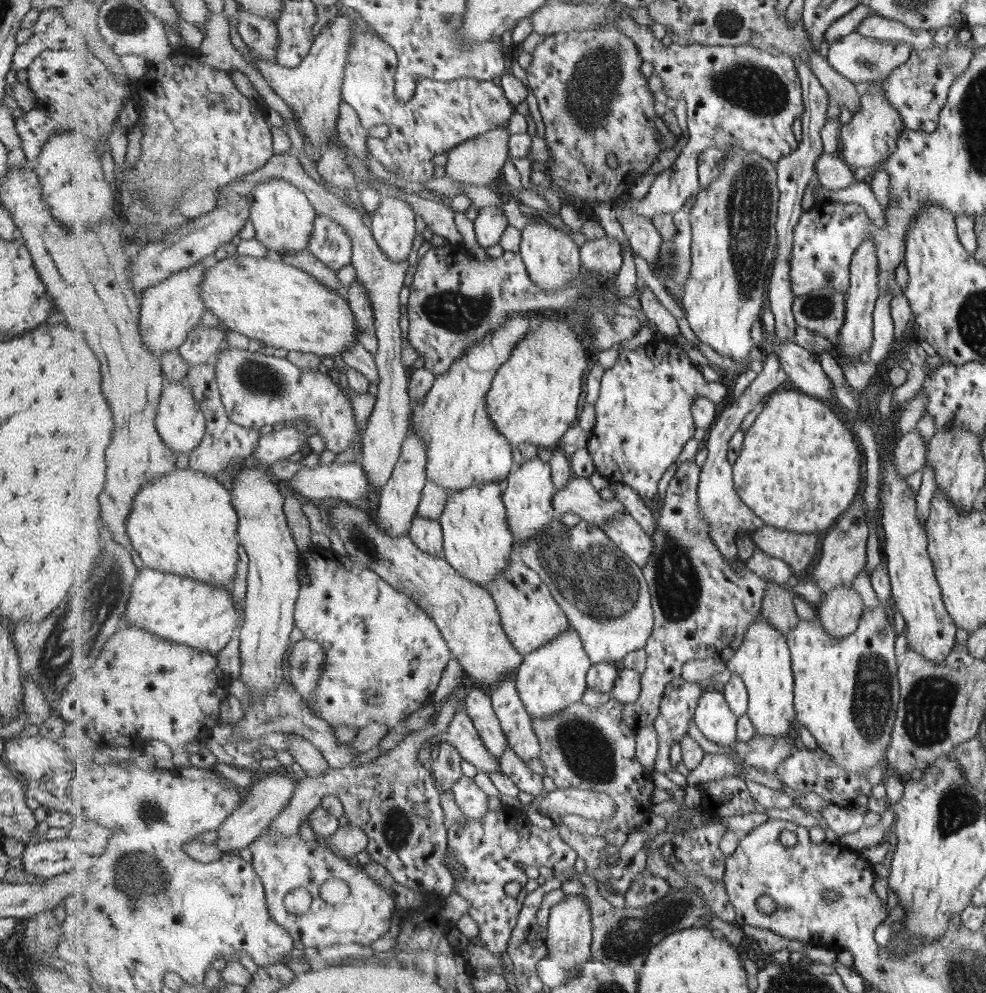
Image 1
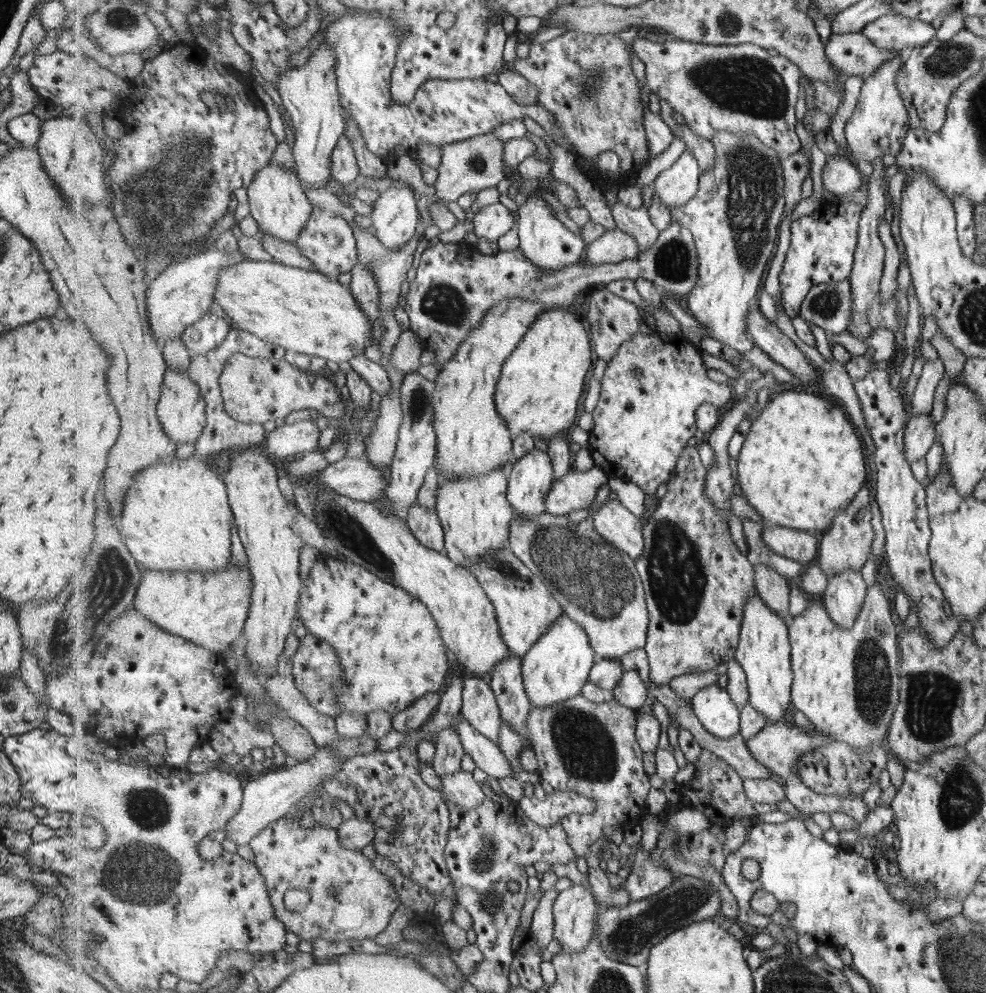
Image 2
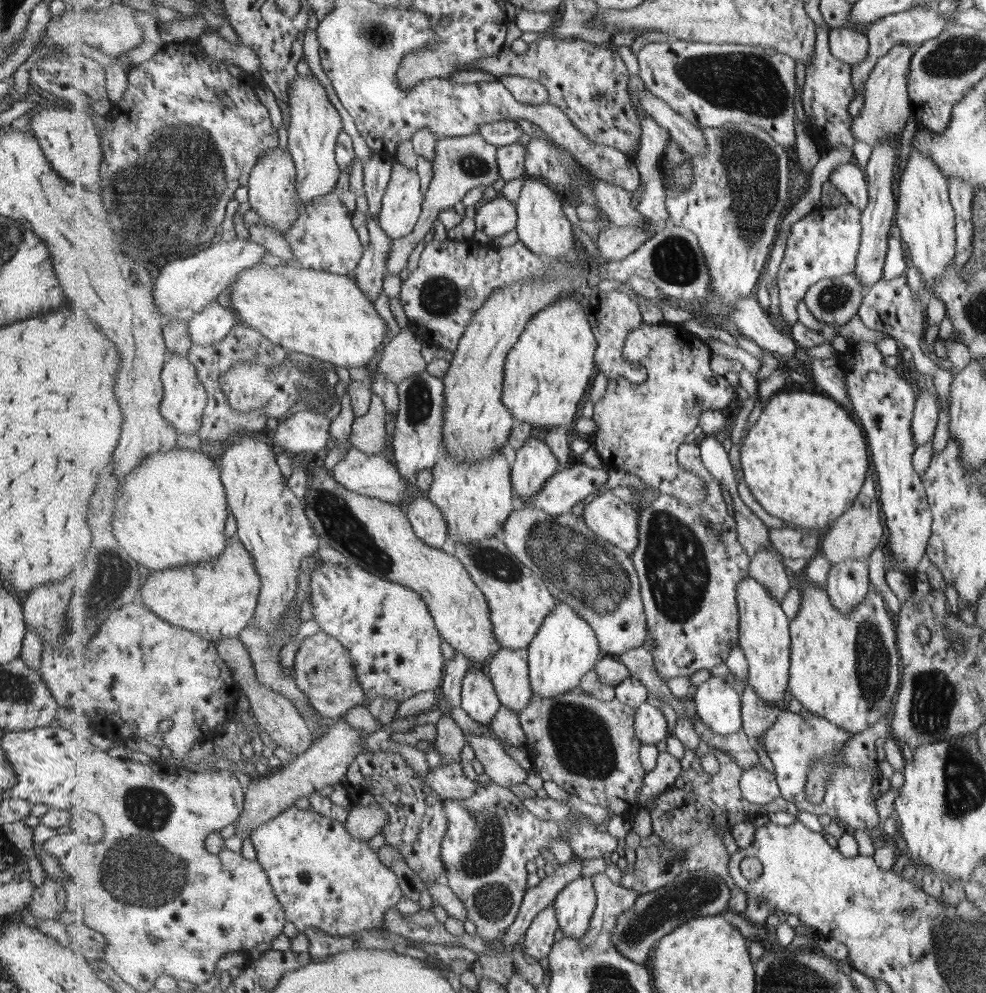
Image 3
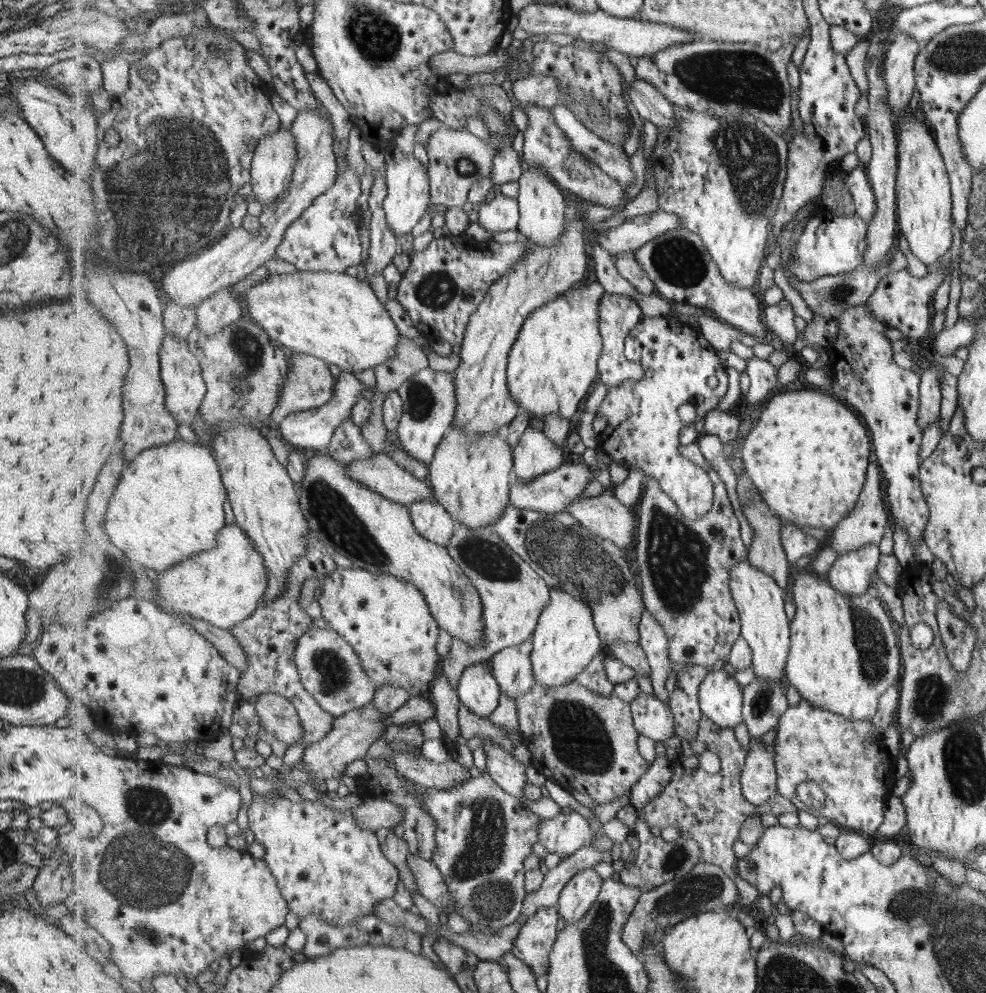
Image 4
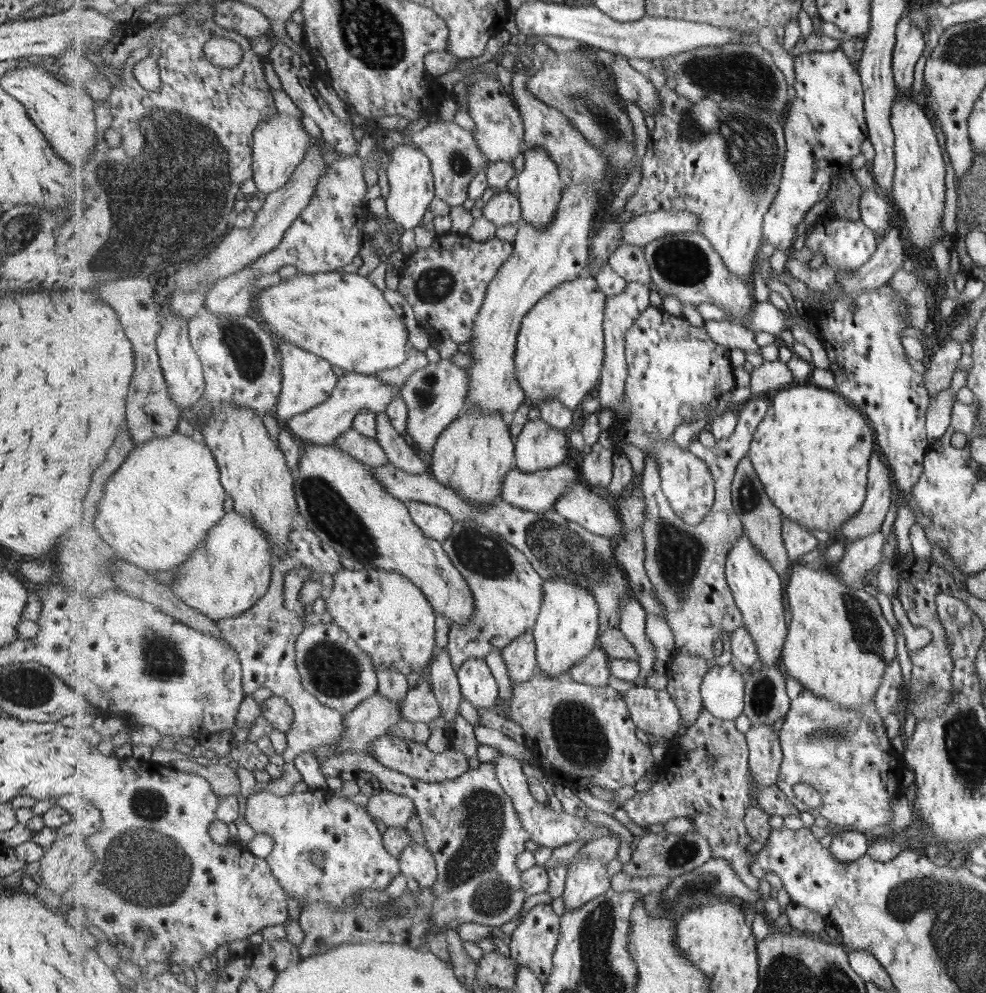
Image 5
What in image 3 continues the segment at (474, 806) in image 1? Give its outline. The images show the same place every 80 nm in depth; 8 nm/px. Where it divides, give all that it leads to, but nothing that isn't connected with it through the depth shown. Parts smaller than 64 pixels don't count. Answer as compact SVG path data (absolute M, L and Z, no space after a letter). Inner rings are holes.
M460 763L440 765L433 767L430 773L419 775L437 794L443 799L466 799L471 798L478 787L476 782L471 780Z

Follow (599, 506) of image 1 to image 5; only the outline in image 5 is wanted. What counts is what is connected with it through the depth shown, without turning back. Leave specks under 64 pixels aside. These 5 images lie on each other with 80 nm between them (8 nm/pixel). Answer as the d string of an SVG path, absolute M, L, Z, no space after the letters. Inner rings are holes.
M559 465L552 469L543 469L532 473L513 466L503 481L503 499L524 510L553 511L559 498L563 498L569 490L568 488L575 483L585 483L585 480L582 480L581 472L575 471L569 466Z

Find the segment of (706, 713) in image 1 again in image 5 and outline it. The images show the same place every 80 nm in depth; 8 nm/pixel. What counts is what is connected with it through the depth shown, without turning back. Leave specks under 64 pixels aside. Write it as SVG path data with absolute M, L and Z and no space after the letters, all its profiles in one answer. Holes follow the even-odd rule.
M733 664L711 666L702 684L704 708L717 718L737 720L746 705L746 684L743 674Z

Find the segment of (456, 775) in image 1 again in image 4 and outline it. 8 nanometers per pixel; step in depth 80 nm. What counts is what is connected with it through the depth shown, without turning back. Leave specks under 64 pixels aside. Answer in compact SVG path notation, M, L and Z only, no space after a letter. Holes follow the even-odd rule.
M440 662L439 674L431 684L430 693L438 707L436 718L441 728L442 739L445 744L459 744L463 741L459 728L459 706L463 702L449 677L443 672L443 667L445 666Z

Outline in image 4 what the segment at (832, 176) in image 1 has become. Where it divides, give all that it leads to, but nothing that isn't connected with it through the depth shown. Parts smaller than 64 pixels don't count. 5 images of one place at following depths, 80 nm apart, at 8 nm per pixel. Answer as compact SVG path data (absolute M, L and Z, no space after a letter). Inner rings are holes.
M857 166L848 172L846 183L853 195L858 214L866 224L872 222L877 214L877 195L871 186L867 172L862 170L862 166Z

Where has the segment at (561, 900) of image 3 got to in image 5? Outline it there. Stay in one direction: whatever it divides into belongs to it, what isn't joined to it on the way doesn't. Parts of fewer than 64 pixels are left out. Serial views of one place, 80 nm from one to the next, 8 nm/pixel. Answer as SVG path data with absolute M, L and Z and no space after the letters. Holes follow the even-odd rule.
M589 857L571 860L571 870L566 881L563 904L566 910L579 910L593 898L605 894L611 888L611 878L606 862L589 860Z

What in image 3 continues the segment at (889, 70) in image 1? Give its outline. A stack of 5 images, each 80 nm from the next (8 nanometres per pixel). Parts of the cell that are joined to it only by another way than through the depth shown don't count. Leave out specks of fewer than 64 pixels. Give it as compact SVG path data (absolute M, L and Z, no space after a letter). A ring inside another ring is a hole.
M836 28L829 31L829 52L853 68L865 62L868 57L870 40L866 31Z

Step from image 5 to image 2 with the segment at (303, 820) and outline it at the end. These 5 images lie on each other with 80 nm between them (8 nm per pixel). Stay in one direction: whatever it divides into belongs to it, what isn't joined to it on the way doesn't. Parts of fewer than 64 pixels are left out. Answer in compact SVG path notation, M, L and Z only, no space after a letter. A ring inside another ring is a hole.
M289 813L272 822L267 829L263 829L259 836L253 838L250 847L255 855L254 862L257 868L264 875L277 918L280 918L286 928L300 940L311 942L313 938L324 938L329 942L354 939L373 940L377 934L381 934L389 926L391 915L402 904L401 895L397 892L393 882L389 880L389 876L377 870L373 866L373 860L369 860L361 850L347 850L341 844L338 828L317 823L309 829L303 828L301 817ZM334 886L340 890L338 896L332 893ZM293 888L304 888L310 895L308 905L299 912L289 910L285 906L285 894Z

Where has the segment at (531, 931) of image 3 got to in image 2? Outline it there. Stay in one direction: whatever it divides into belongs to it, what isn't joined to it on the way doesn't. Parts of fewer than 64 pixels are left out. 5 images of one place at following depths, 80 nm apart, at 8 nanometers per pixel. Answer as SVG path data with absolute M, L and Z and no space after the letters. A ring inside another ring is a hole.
M554 890L545 891L543 899L539 903L539 909L535 911L532 925L529 928L534 934L537 946L540 946L542 950L549 948L553 938L556 938L554 935L556 925L554 906L558 894L559 892Z

